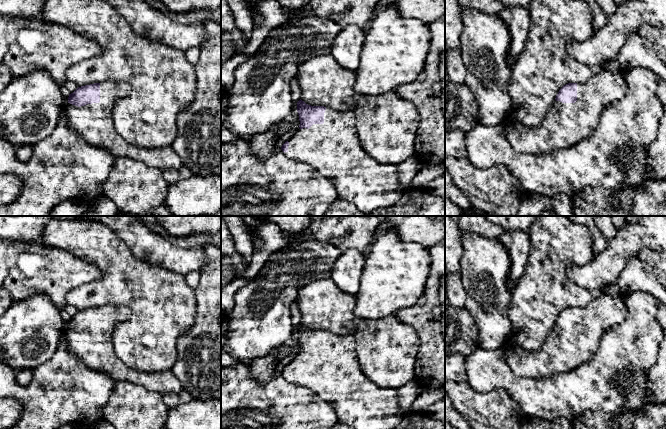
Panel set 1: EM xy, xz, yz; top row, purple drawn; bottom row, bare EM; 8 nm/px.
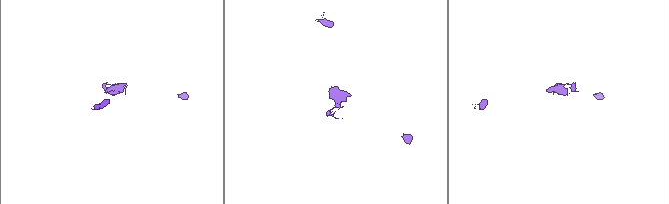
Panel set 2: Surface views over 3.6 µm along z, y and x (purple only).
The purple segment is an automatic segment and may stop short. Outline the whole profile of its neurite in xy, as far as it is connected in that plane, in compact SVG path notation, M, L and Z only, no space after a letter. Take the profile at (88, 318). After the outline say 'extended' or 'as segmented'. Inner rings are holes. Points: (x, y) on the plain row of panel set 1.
M103 305L78 311L69 318L68 328L65 330L65 338L70 353L83 360L92 370L107 374L115 382L131 382L145 388L148 391L164 393L180 393L183 386L172 370L161 372L143 372L127 367L114 353L112 334L115 326L127 321L131 317L131 310L124 305Z; extended

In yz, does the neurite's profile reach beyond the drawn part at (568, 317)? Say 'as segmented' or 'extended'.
extended

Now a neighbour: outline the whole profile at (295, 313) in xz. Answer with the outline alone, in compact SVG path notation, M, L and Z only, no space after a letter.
M294 301L290 306L292 324L293 326L298 326L301 323L301 314L296 301Z

